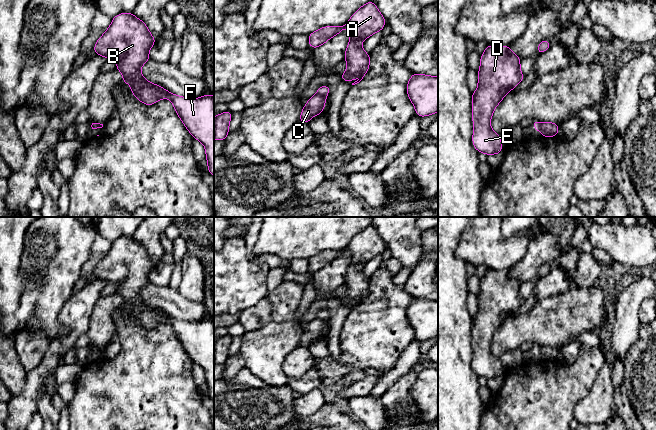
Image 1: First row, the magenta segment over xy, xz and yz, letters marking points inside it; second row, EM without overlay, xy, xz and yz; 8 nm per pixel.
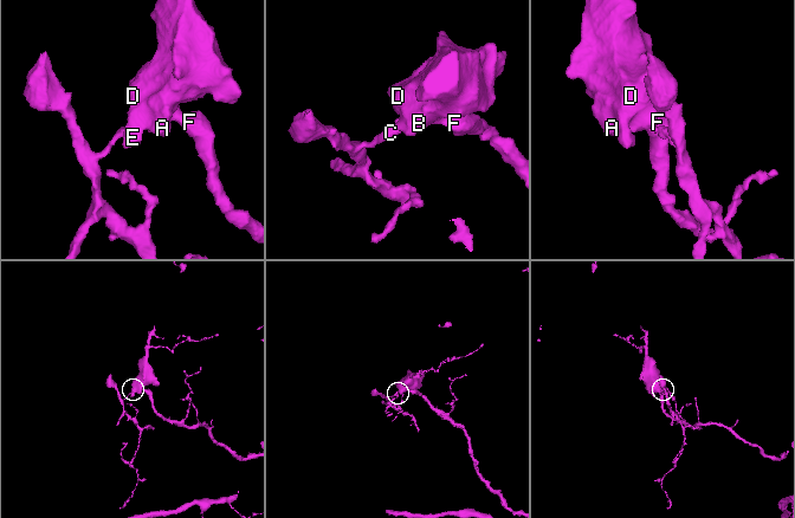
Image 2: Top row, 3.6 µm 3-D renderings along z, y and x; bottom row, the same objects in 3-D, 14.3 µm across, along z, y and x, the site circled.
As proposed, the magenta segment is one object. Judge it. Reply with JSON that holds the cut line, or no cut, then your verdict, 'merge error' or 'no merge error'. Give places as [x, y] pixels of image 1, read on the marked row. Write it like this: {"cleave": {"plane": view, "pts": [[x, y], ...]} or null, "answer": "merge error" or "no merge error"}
{"cleave": {"plane": "xz", "pts": [[317, 93], [324, 96]]}, "answer": "merge error"}

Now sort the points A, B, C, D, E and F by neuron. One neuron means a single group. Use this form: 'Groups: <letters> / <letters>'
Groups: A B D E F / C

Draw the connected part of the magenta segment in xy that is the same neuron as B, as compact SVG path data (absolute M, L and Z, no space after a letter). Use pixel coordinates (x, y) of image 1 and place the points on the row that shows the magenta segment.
M132 12L112 18L110 27L97 40L94 53L117 61L115 69L123 74L122 83L131 85L137 100L150 106L160 99L170 99L177 115L192 137L205 146L208 172L214 177L214 97L185 98L174 95L141 75L140 68L150 61L149 50L157 41L147 25Z

